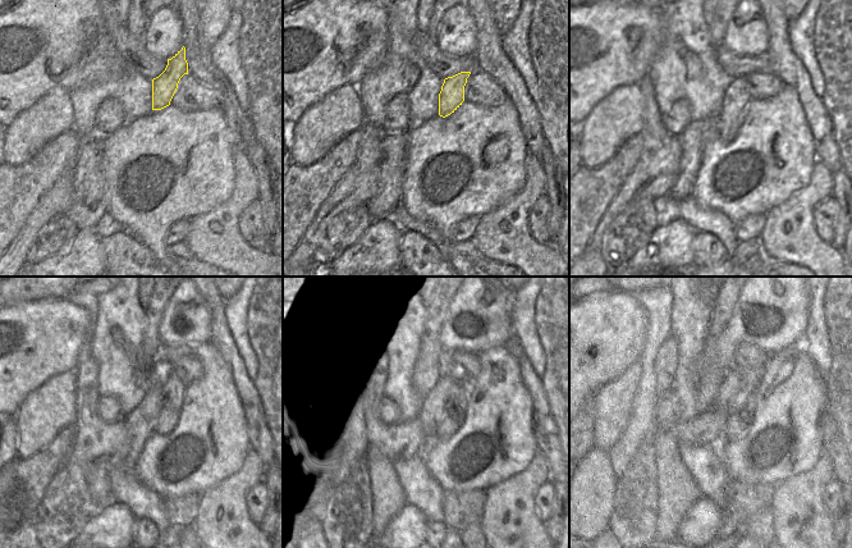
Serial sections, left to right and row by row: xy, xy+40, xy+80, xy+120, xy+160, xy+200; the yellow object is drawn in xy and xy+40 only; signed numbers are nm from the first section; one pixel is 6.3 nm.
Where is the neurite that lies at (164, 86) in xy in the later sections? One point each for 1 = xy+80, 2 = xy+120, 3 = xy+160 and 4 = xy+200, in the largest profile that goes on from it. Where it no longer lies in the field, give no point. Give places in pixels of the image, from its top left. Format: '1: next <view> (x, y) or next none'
1: next xy+80 (737, 97)
2: next xy+120 (173, 389)
3: next xy+160 (434, 430)
4: next xy+200 (738, 421)

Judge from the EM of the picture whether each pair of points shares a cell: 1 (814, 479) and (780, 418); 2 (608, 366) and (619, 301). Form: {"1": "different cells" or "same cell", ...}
{"1": "different cells", "2": "same cell"}

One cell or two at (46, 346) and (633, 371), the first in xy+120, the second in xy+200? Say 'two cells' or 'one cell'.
two cells

